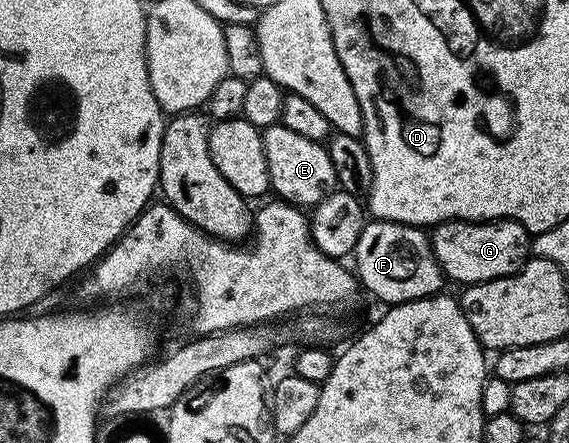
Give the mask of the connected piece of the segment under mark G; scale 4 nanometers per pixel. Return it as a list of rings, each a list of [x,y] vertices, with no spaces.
[[[450,219],[447,223],[435,223],[429,232],[430,248],[442,267],[447,280],[461,285],[487,283],[500,277],[515,275],[532,255],[532,236],[515,219],[488,219],[481,223],[470,223],[466,219]]]

